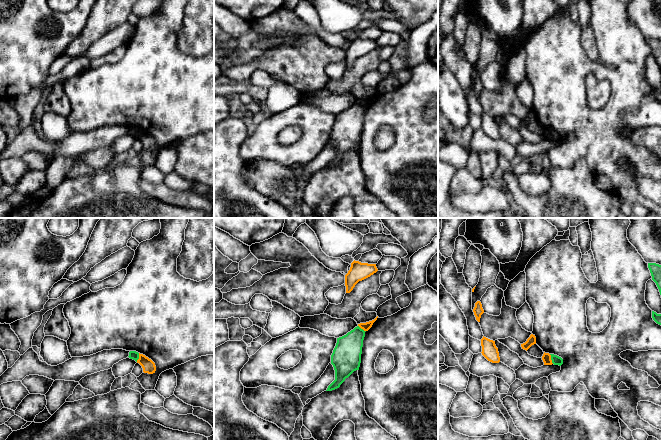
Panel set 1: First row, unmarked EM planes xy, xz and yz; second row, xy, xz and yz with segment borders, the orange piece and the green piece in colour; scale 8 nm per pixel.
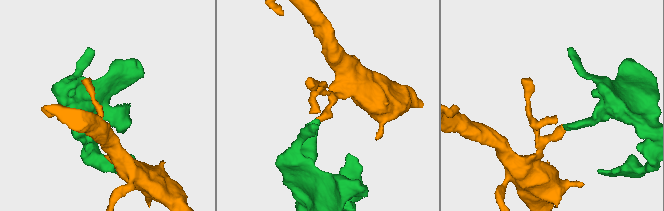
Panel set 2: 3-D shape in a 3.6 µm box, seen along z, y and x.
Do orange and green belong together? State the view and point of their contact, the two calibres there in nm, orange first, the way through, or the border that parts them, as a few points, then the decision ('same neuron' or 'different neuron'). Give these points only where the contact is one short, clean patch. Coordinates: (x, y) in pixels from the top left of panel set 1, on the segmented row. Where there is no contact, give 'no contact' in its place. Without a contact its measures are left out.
meets orange in yz at (550, 359); 70 nm thick on the orange side, 80 nm on the other; border along yz (549, 354), (553, 363); different neuron

